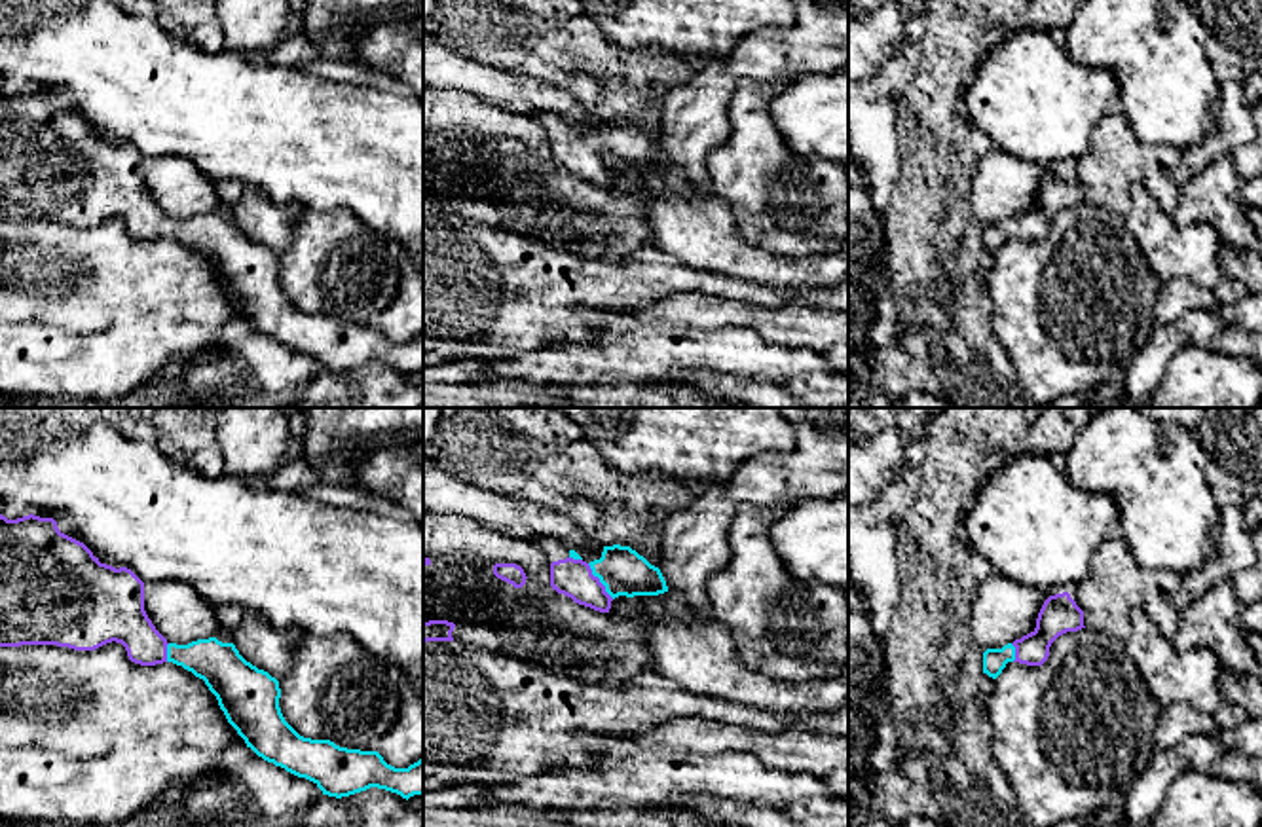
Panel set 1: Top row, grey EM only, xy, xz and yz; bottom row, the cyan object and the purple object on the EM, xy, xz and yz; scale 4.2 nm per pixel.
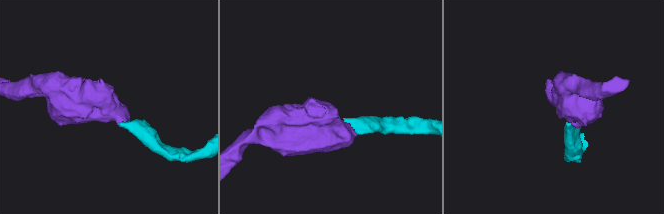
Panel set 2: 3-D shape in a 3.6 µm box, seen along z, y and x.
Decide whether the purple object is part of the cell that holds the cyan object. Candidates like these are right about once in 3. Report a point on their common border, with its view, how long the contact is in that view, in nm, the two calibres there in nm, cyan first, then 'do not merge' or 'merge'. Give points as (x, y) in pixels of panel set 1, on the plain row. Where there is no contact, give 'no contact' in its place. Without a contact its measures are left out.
xz (600, 156) | 190 nm | 200/160 nm | merge

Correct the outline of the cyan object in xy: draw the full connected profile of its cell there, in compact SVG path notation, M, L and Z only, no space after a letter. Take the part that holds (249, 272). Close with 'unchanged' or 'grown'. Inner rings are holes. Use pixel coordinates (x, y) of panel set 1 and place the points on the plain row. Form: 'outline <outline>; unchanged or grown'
outline M0 89L0 222L57 220L95 226L112 216L121 218L135 239L173 237L203 254L247 322L264 336L313 357L323 370L342 374L370 362L406 376L423 370L423 334L408 343L395 343L378 326L300 311L281 288L279 256L247 237L233 218L216 212L188 220L169 218L148 193L144 157L131 144L101 138L84 118L61 108L53 93L28 89L8 95Z; grown

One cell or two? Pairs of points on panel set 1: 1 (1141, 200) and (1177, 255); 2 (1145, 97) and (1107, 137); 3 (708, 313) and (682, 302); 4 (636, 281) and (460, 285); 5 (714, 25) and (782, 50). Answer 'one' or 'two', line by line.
1: one
2: two
3: one
4: one
5: two

